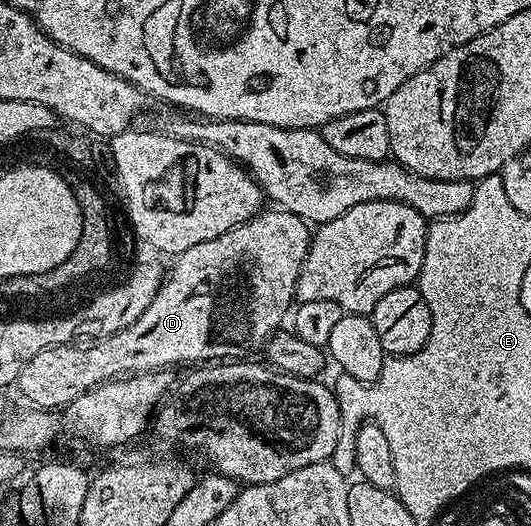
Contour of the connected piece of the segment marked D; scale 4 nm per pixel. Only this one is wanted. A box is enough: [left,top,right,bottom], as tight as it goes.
[16,209,312,409]

